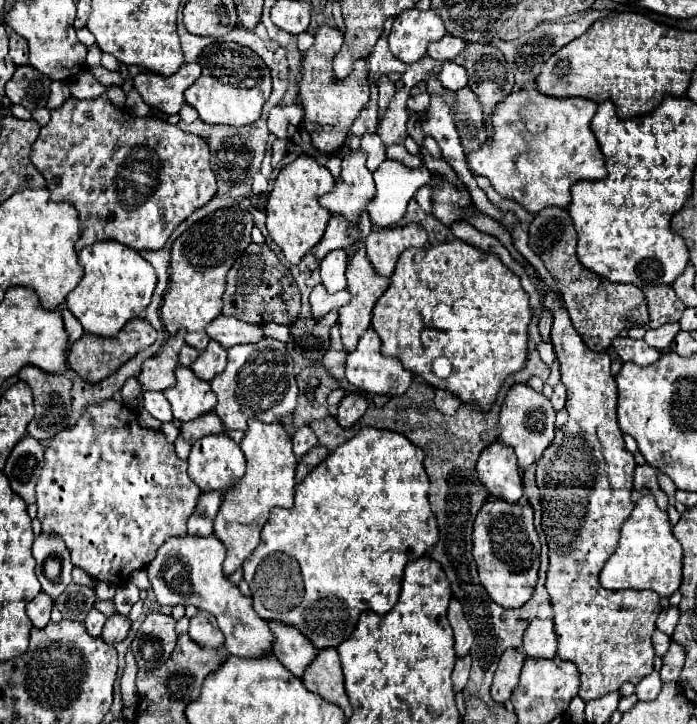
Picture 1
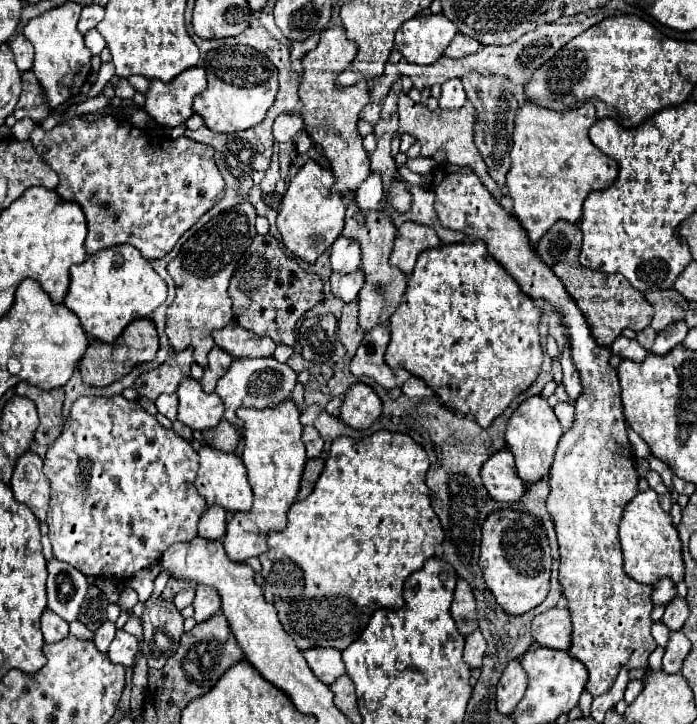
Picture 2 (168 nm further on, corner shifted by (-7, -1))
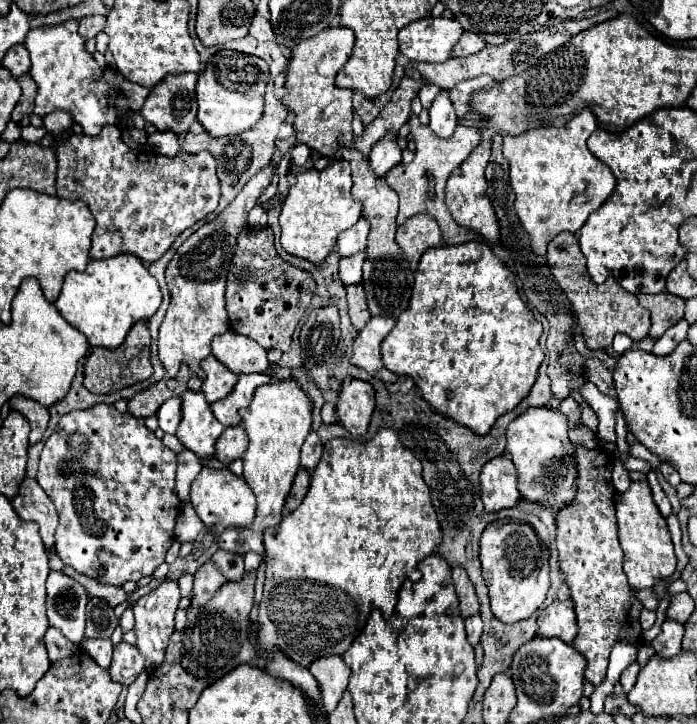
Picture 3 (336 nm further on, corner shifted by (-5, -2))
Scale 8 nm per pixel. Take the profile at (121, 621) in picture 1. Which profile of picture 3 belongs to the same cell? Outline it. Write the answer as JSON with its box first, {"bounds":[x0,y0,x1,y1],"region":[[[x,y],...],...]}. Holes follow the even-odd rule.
{"bounds":[109,644,145,686],"region":[[[117,644],[113,650],[113,662],[109,666],[109,674],[113,680],[129,686],[139,672],[145,670],[145,660],[139,650],[131,644]]]}

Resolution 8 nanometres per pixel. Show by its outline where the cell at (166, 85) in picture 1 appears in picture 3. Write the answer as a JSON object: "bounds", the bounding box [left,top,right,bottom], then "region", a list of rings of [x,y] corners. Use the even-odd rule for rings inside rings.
{"bounds":[141,72,199,134],"region":[[[183,72],[163,78],[147,96],[141,116],[155,124],[157,130],[173,130],[185,134],[189,124],[197,118],[195,84],[199,74]]]}

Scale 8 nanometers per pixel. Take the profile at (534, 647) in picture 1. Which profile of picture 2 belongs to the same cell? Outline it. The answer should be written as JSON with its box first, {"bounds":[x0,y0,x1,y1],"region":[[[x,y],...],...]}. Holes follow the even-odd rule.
{"bounds":[533,607,571,649],"region":[[[553,607],[533,619],[533,639],[551,649],[571,647],[571,615],[567,607]]]}

